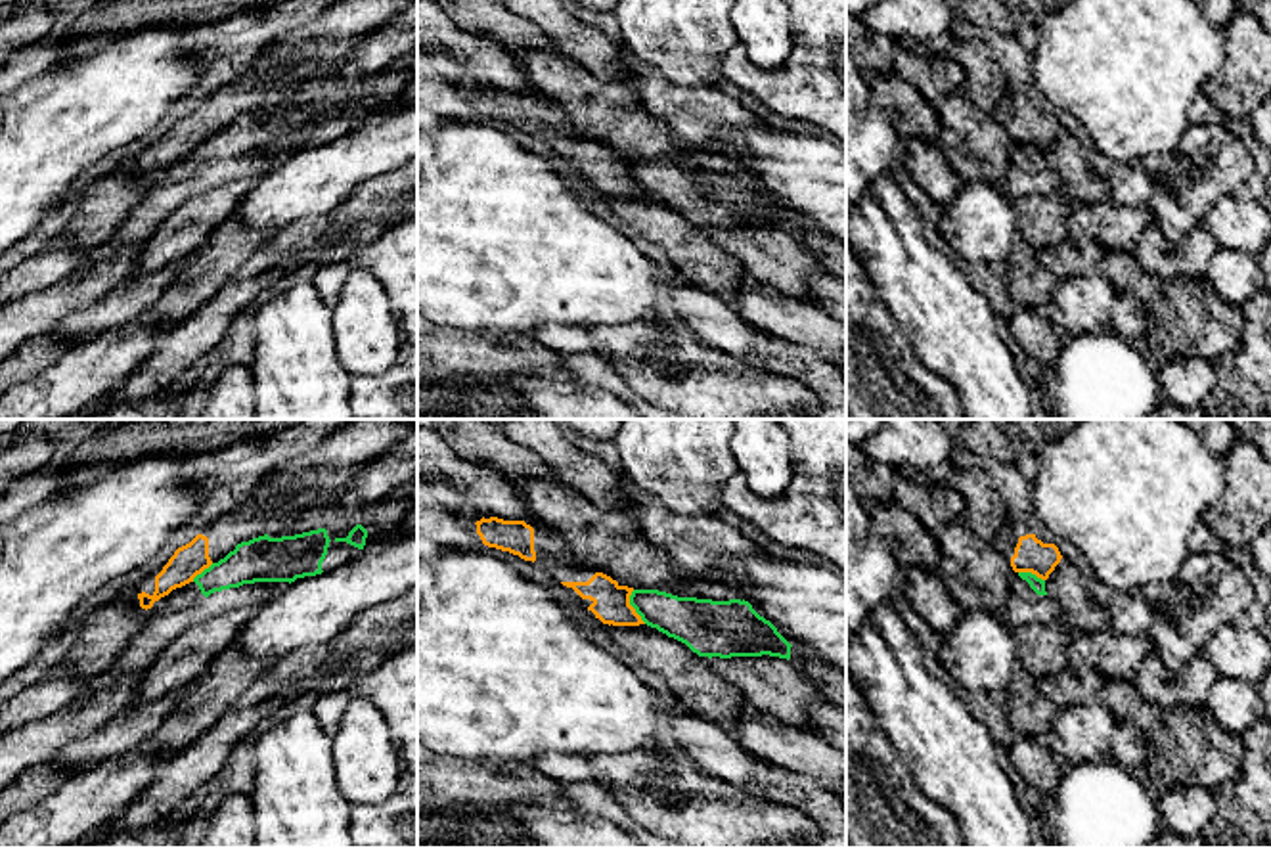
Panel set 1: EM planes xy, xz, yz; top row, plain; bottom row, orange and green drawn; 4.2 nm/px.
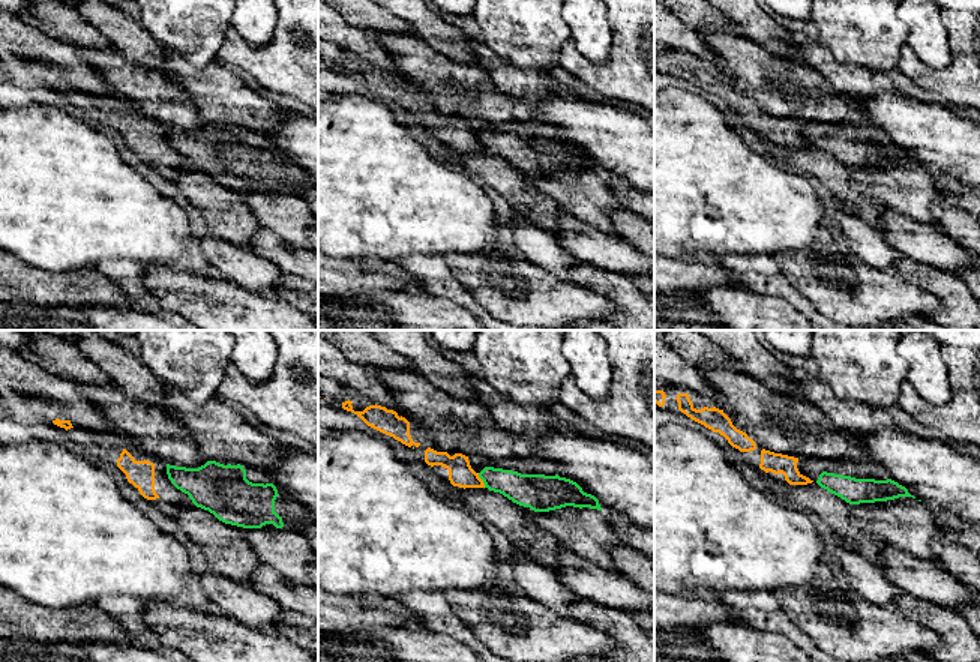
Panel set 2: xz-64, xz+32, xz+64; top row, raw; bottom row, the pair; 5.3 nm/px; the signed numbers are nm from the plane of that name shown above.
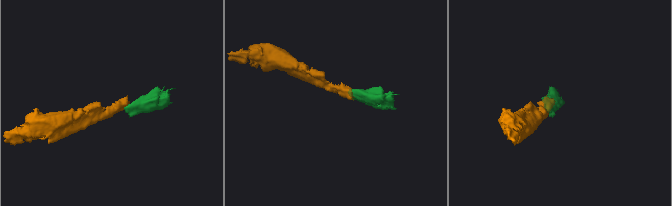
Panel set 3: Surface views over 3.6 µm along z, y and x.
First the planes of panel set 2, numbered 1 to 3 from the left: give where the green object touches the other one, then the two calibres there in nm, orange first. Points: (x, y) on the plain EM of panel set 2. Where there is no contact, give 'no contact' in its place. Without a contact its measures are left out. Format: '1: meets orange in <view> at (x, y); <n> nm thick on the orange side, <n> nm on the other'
1: no contact
2: meets orange in xz+32 at (482, 144); 130 nm thick on the orange side, 180 nm on the other
3: no contact

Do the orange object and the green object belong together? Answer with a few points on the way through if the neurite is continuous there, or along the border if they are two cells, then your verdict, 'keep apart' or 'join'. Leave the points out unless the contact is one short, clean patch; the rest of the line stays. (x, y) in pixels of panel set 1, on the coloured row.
border xz (632, 590), (630, 603), (646, 623); keep apart

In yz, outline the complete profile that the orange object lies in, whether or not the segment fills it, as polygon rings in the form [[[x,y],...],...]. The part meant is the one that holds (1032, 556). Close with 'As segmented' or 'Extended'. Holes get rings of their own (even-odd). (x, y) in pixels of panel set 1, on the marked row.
[[[1011,515],[988,517],[995,534],[988,540],[1013,567],[1015,572],[1032,572],[1047,580],[1062,555],[1055,544],[1043,544],[1032,528]]]. Extended

